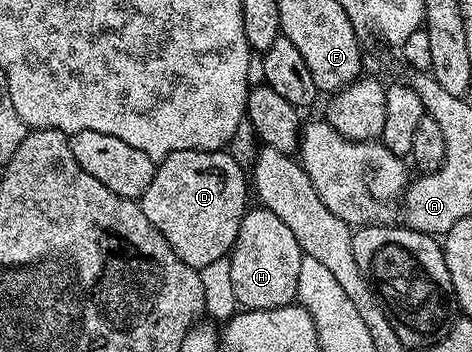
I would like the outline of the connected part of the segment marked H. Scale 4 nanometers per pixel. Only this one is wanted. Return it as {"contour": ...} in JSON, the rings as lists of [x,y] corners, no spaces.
{"contour":[[[261,207],[247,208],[244,219],[240,223],[240,231],[236,235],[236,243],[230,250],[230,283],[229,292],[239,301],[243,310],[247,309],[279,309],[285,305],[295,304],[298,296],[298,276],[300,263],[304,256],[300,243],[296,243],[296,235],[272,211]]]}

